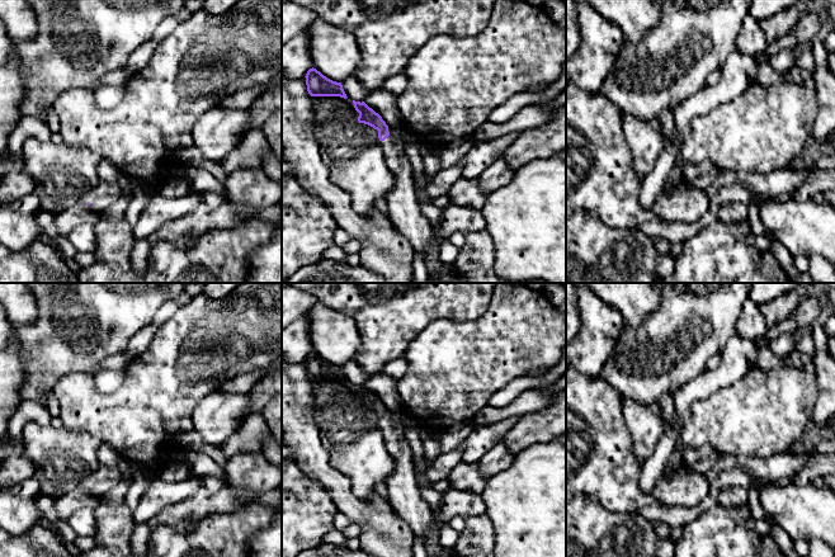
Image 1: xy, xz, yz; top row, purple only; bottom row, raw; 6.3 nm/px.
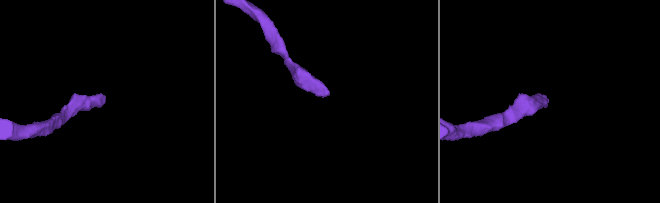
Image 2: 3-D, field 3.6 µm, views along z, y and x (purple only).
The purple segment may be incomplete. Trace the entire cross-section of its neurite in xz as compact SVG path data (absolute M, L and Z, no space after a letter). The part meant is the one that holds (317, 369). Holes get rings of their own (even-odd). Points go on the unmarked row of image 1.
M310 353L306 358L307 376L311 381L340 381L346 383L341 367L332 365L316 353Z

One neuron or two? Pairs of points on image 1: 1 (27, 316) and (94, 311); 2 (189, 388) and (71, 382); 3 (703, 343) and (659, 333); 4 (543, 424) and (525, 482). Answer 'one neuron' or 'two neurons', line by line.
1: two neurons
2: one neuron
3: one neuron
4: two neurons

